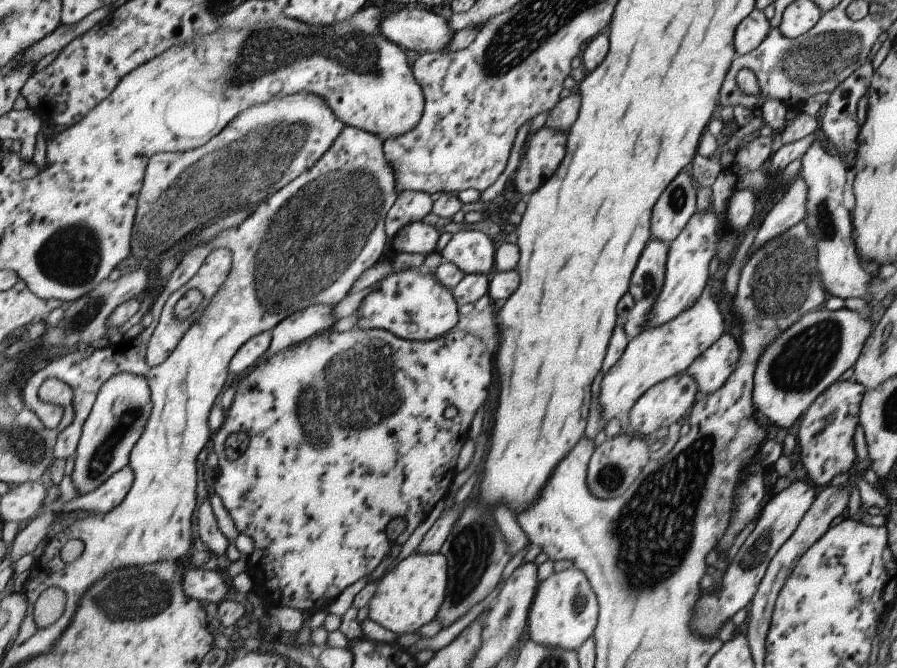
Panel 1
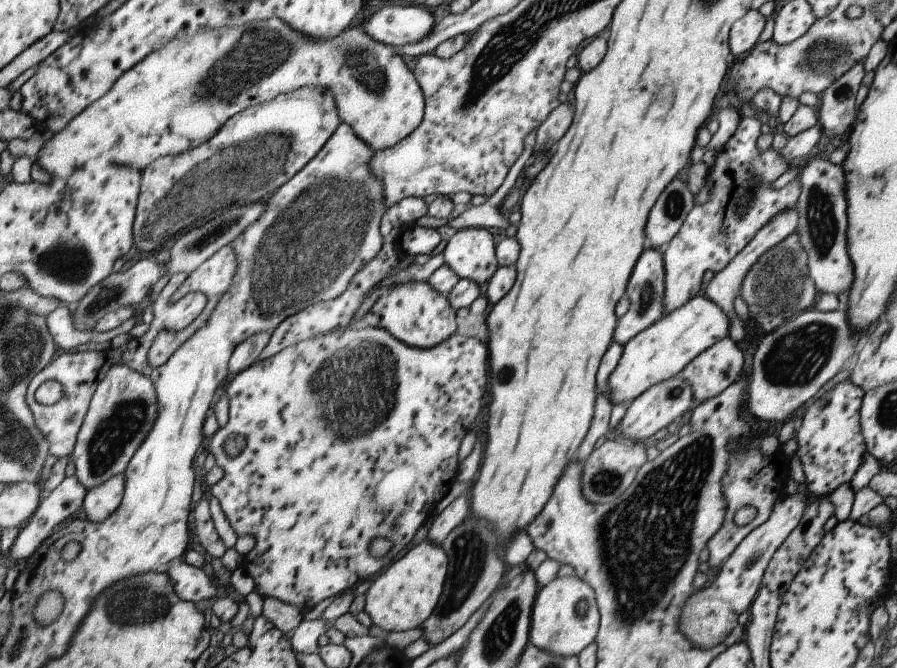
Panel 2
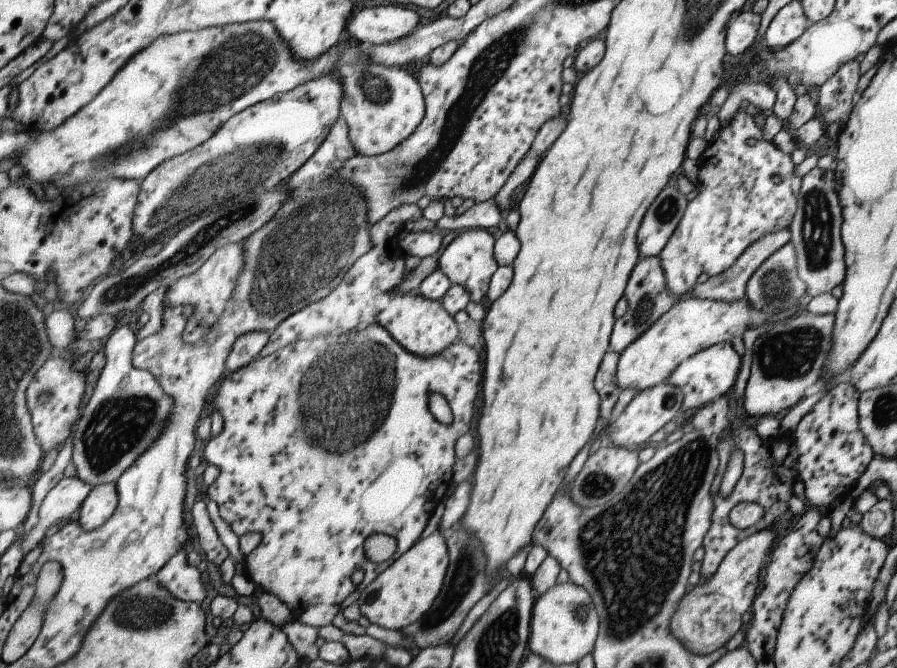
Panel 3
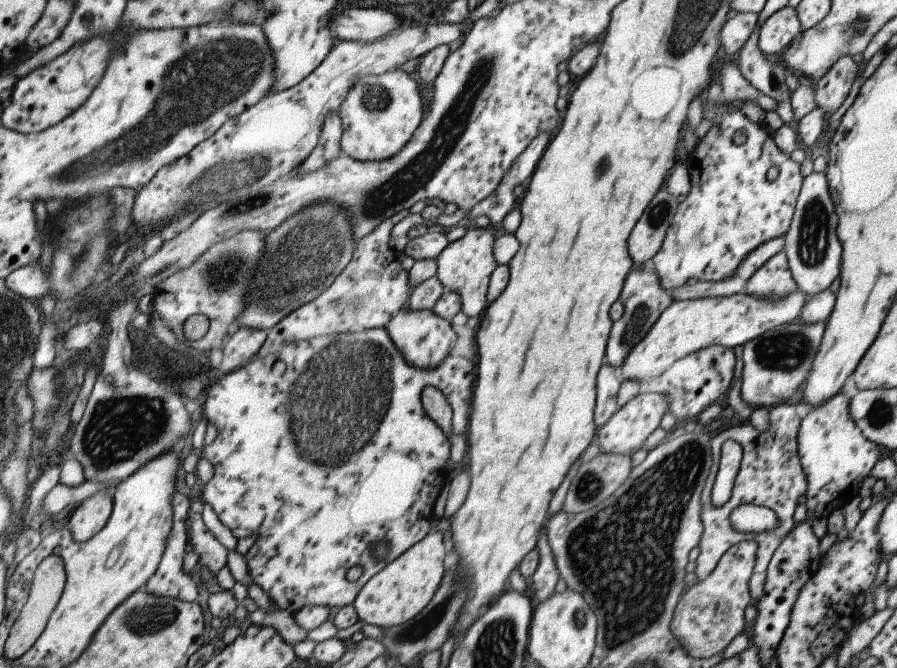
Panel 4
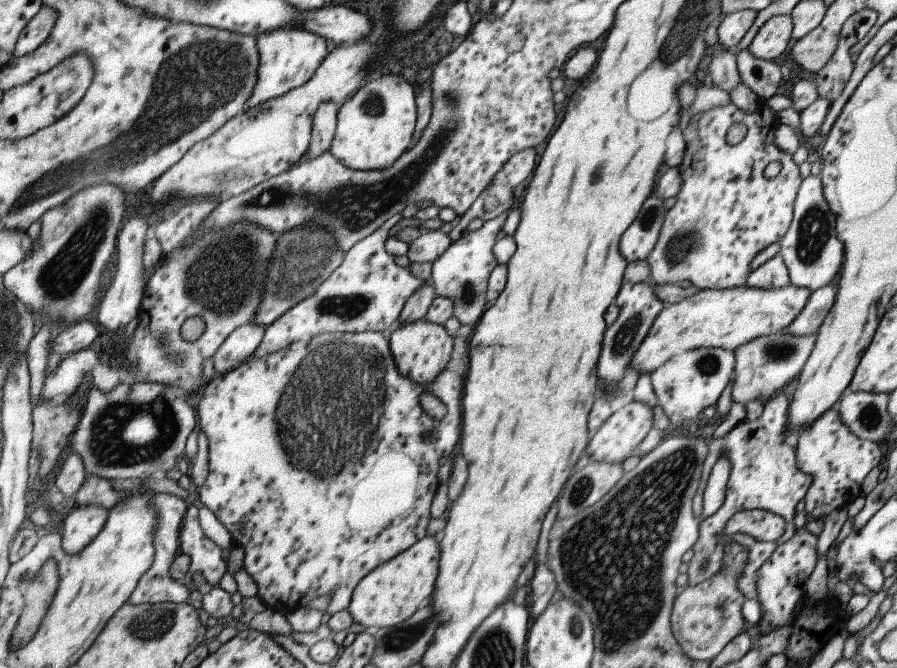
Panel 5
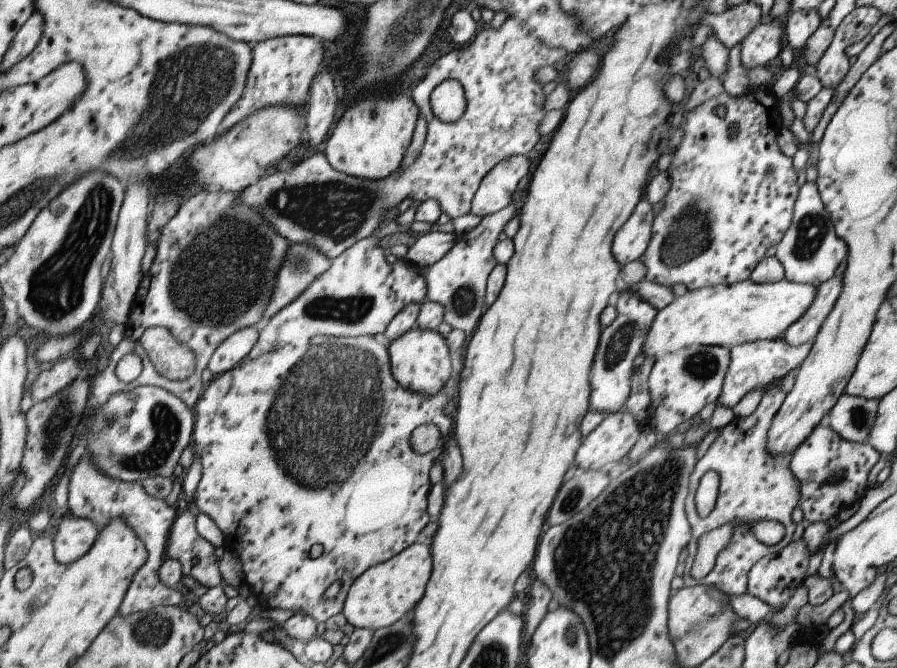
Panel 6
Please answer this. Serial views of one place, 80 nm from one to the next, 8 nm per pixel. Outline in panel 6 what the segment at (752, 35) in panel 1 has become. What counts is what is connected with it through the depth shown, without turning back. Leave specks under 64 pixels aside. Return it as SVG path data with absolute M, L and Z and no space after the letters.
M753 2L735 5L719 14L707 13L701 24L711 26L712 34L728 50L740 43L761 18L758 4Z

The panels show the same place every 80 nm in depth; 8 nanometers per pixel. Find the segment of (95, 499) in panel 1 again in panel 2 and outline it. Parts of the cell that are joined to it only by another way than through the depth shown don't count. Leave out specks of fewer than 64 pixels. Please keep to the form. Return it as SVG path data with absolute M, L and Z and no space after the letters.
M126 472L119 473L102 485L88 491L83 506L87 519L105 520L114 513L124 499L126 491Z

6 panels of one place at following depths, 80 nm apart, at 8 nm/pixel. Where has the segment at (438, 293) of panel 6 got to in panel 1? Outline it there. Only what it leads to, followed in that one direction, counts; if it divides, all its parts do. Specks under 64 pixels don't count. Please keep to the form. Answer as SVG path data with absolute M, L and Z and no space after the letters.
M460 230L455 234L452 234L450 239L446 242L446 245L438 250L441 261L447 261L459 267L464 274L469 273L481 273L489 272L489 268L494 265L493 252L497 252L491 244L491 240L483 234L483 232L477 232L477 230Z

